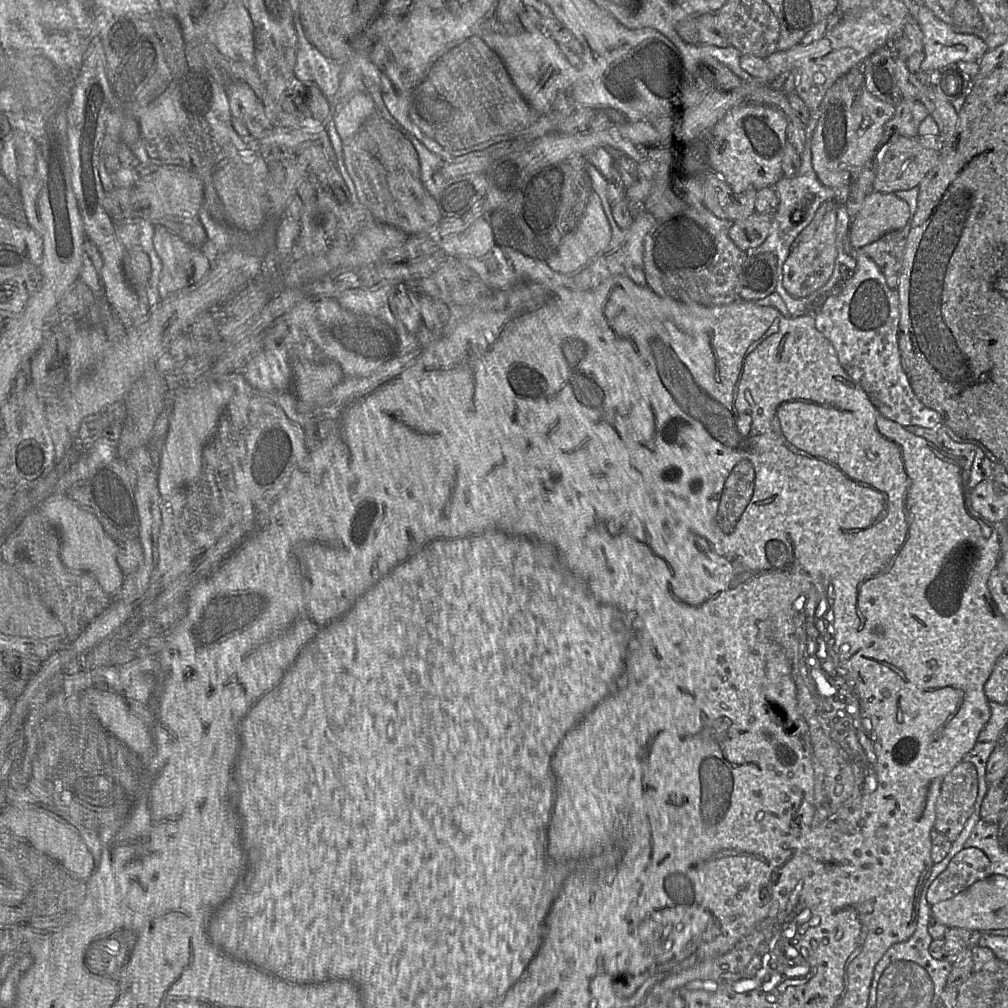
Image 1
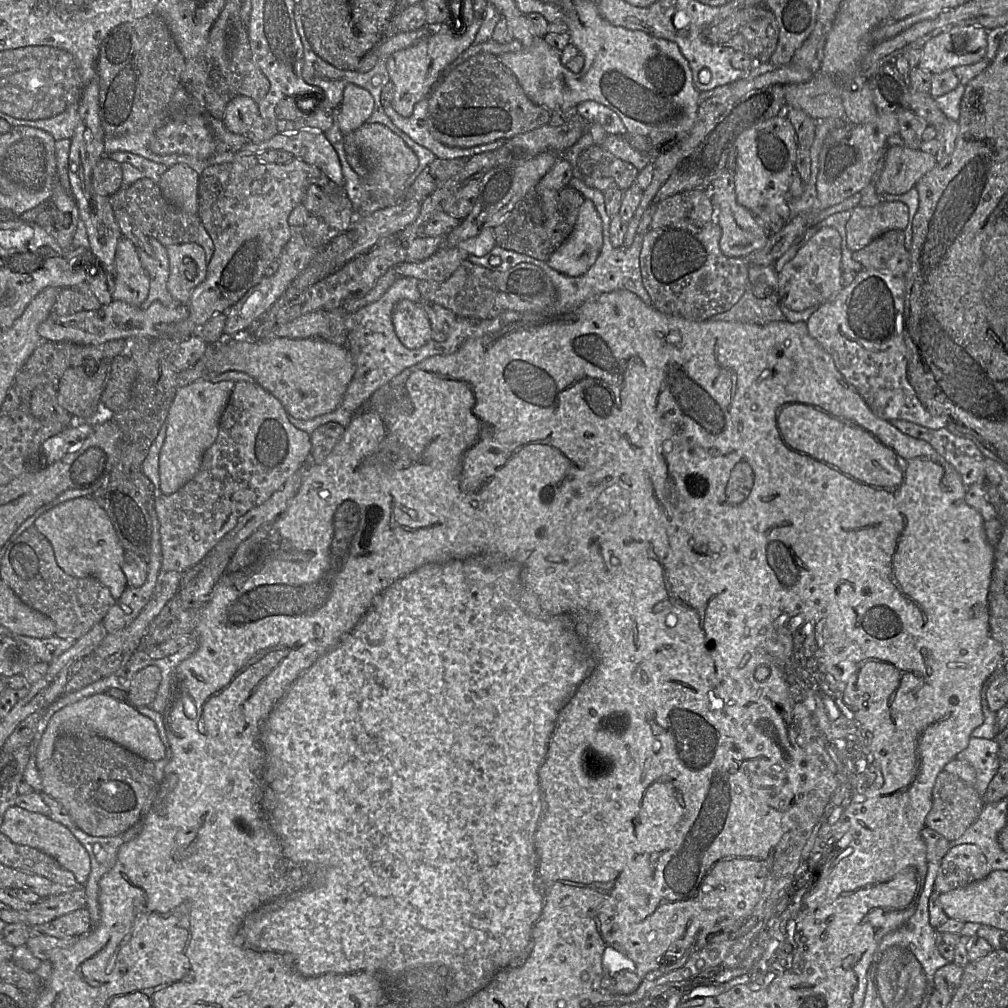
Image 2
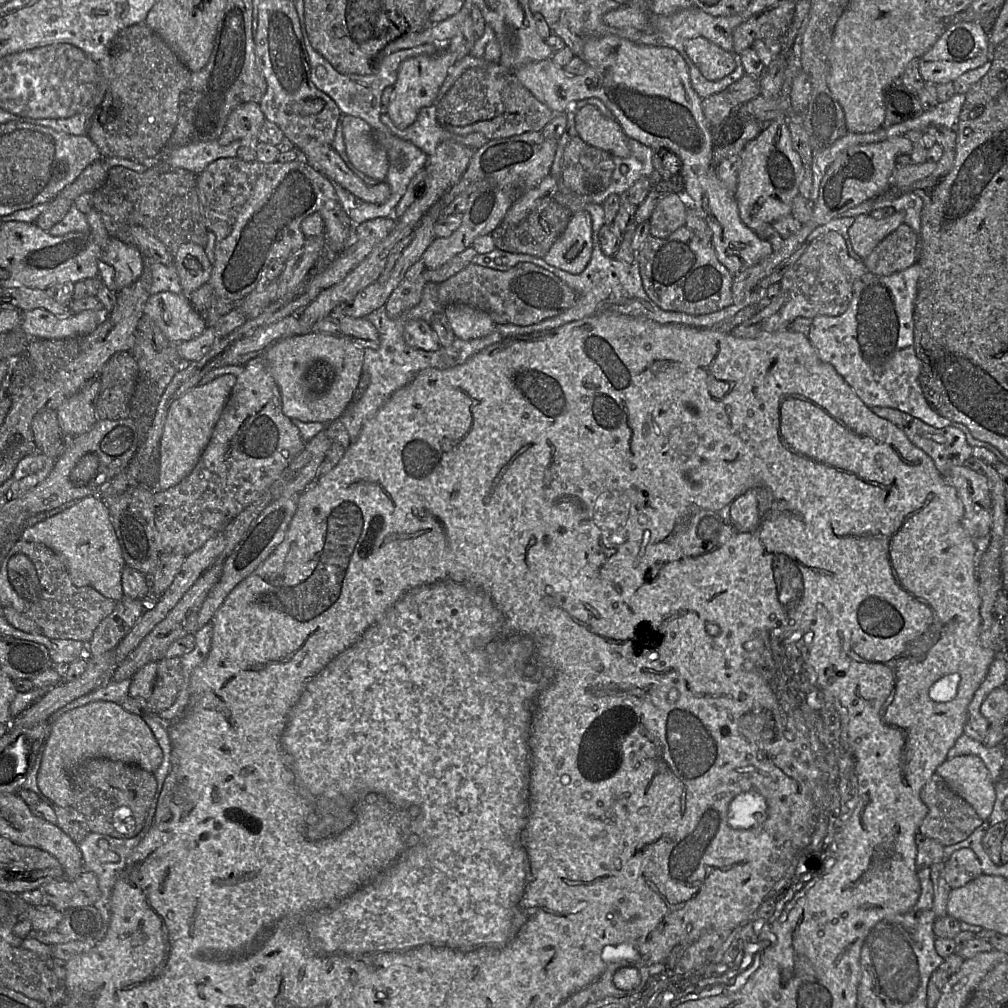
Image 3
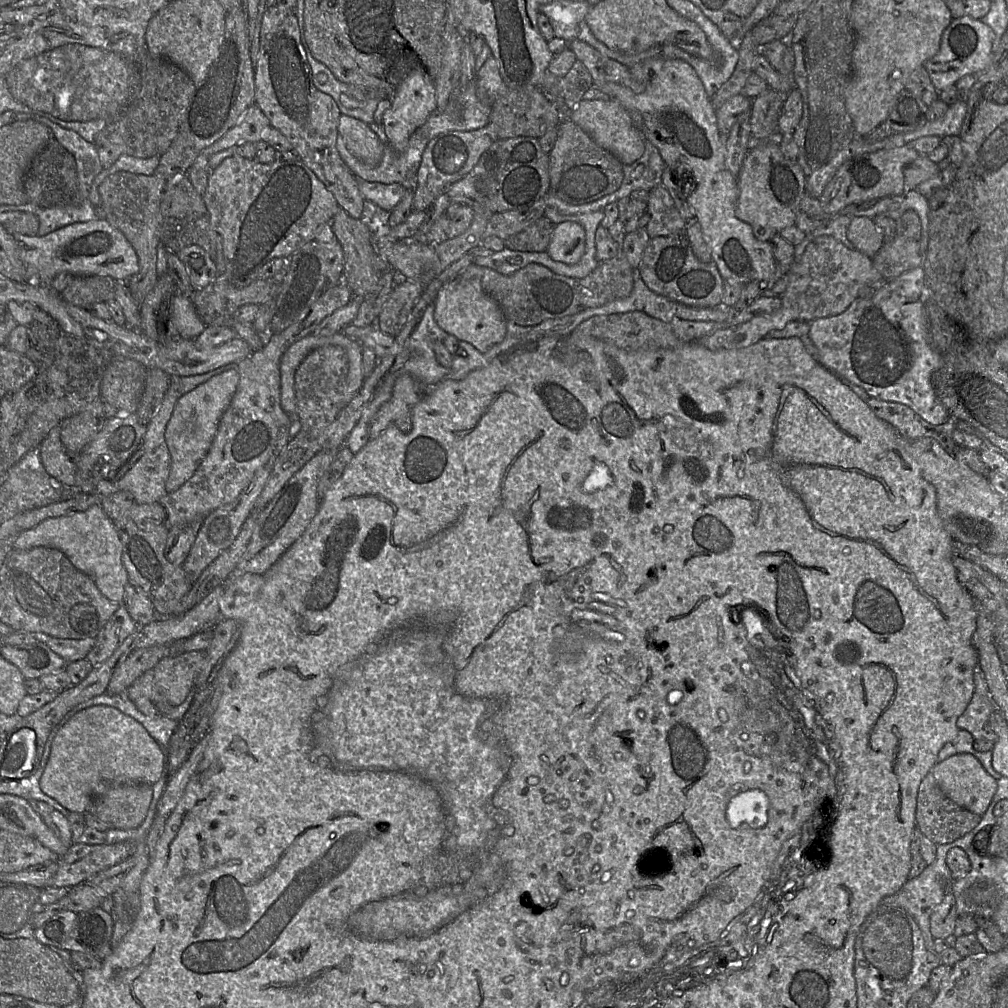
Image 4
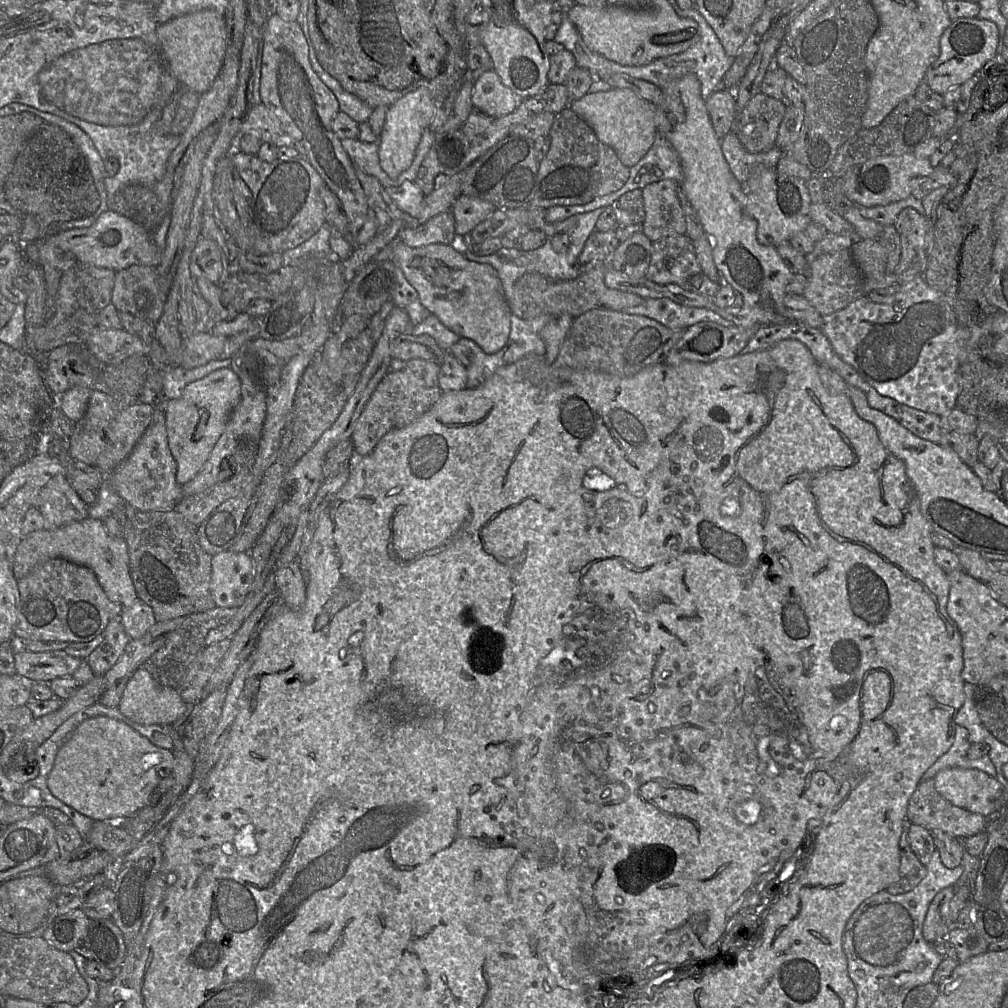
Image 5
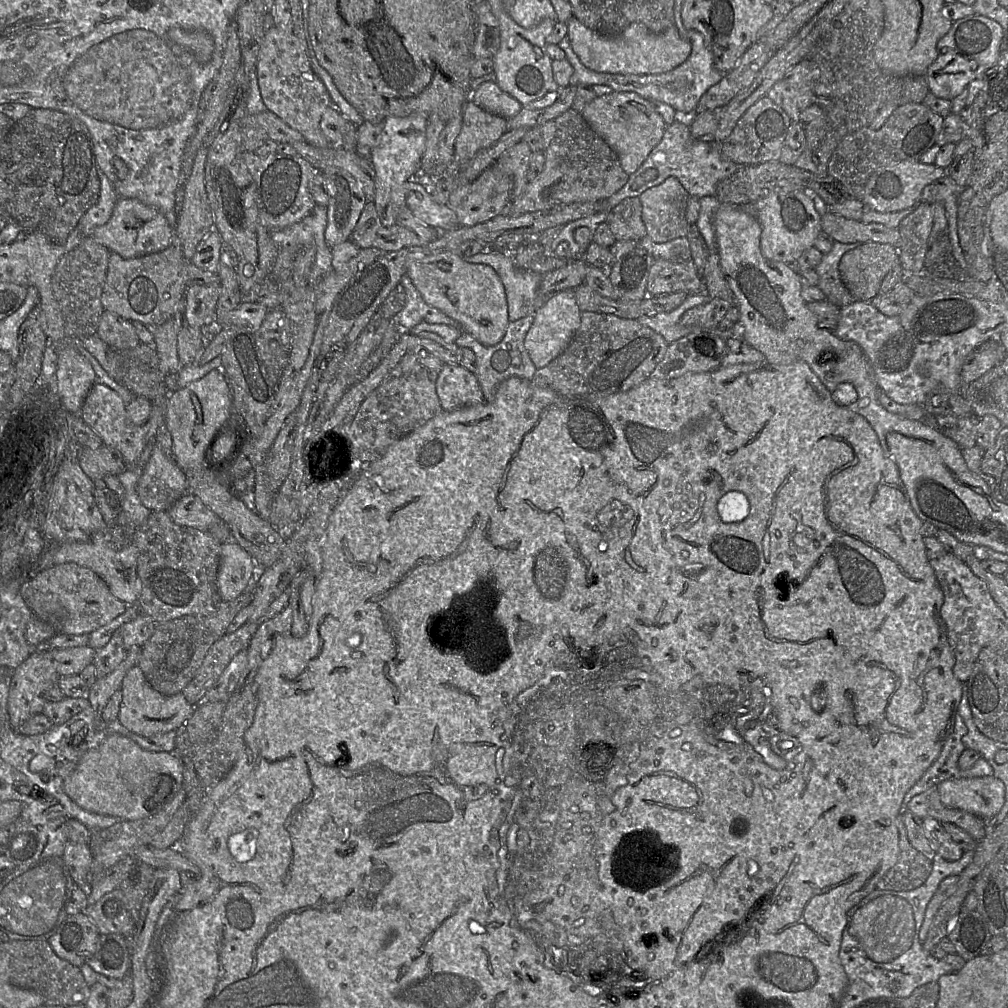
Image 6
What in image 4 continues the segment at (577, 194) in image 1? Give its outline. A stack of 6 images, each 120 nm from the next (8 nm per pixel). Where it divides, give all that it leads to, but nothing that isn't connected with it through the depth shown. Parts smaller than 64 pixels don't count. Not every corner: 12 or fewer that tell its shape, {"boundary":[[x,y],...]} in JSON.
{"boundary":[[543,215],[503,240],[520,252],[547,251],[554,228]]}

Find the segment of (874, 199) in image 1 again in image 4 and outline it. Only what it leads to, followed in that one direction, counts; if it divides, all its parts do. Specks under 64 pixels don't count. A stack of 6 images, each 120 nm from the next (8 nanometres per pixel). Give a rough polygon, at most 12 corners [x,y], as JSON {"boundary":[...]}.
{"boundary":[[852,216],[847,237],[872,258],[884,233],[874,220]]}

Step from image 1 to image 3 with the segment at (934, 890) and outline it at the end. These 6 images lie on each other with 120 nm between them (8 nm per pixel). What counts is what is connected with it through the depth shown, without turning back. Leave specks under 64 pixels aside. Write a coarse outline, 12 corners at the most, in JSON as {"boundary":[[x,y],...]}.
{"boundary":[[970,848],[954,851],[944,865],[951,889],[982,875]]}

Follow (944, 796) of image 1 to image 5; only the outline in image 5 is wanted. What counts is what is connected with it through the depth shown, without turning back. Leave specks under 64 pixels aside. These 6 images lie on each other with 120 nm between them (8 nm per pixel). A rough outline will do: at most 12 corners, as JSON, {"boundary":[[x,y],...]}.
{"boundary":[[920,781],[906,817],[955,838],[986,831],[986,817]]}

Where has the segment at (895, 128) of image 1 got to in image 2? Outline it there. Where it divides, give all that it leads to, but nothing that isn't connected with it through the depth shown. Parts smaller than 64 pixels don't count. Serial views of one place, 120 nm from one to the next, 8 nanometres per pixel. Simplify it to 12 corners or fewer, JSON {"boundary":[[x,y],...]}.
{"boundary":[[911,109],[897,112],[898,134],[888,147],[920,149],[928,125]]}

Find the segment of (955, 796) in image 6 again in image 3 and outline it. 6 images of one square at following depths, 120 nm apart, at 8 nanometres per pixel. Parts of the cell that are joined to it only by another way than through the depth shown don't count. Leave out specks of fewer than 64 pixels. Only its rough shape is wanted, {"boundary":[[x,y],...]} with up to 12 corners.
{"boundary":[[980,757],[946,759],[935,773],[983,821],[995,783]]}

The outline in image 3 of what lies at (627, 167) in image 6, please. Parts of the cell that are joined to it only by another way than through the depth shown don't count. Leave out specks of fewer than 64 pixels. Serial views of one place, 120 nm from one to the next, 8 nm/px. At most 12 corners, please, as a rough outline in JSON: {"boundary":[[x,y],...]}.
{"boundary":[[595,106],[575,113],[583,141],[613,157],[630,155],[620,124]]}

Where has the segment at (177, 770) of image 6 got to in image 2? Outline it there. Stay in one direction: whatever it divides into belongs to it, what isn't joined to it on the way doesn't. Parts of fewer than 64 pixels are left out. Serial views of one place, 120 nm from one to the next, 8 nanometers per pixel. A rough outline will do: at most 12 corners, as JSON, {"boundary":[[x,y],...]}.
{"boundary":[[95,694],[60,709],[37,748],[39,772],[60,735],[97,735],[155,762],[153,721]]}

